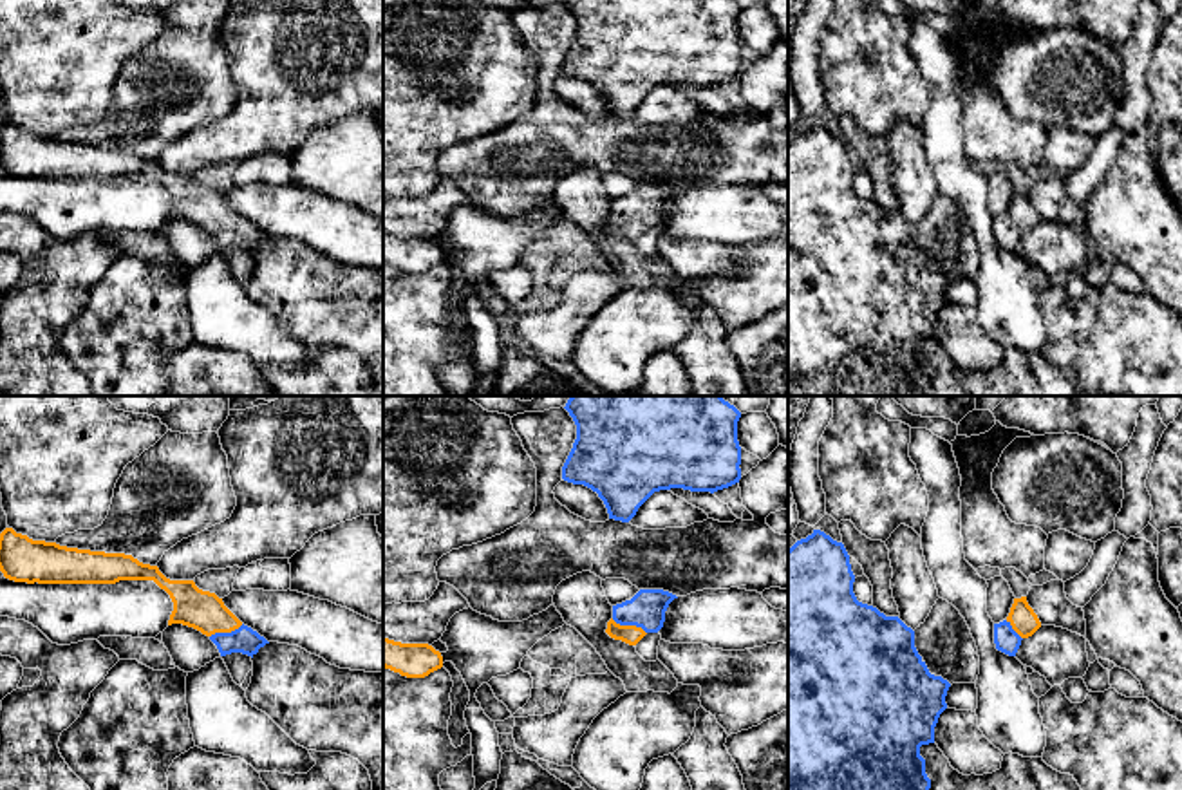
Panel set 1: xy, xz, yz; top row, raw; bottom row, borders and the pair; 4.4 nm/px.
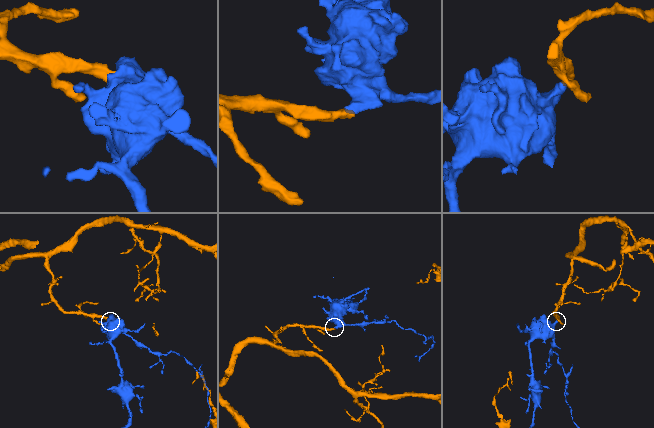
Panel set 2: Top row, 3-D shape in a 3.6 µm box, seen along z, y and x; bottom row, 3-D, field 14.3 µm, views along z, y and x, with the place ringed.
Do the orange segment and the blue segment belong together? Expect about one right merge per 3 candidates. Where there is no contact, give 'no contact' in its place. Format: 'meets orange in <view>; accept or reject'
meets orange in xz; accept

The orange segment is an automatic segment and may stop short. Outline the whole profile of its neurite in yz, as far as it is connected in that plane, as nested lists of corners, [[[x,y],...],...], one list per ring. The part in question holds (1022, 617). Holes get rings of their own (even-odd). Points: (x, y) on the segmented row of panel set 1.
[[[1027,597],[1014,598],[1008,616],[994,624],[996,649],[1016,656],[1021,640],[1032,636],[1041,627],[1034,609],[1028,606]]]

